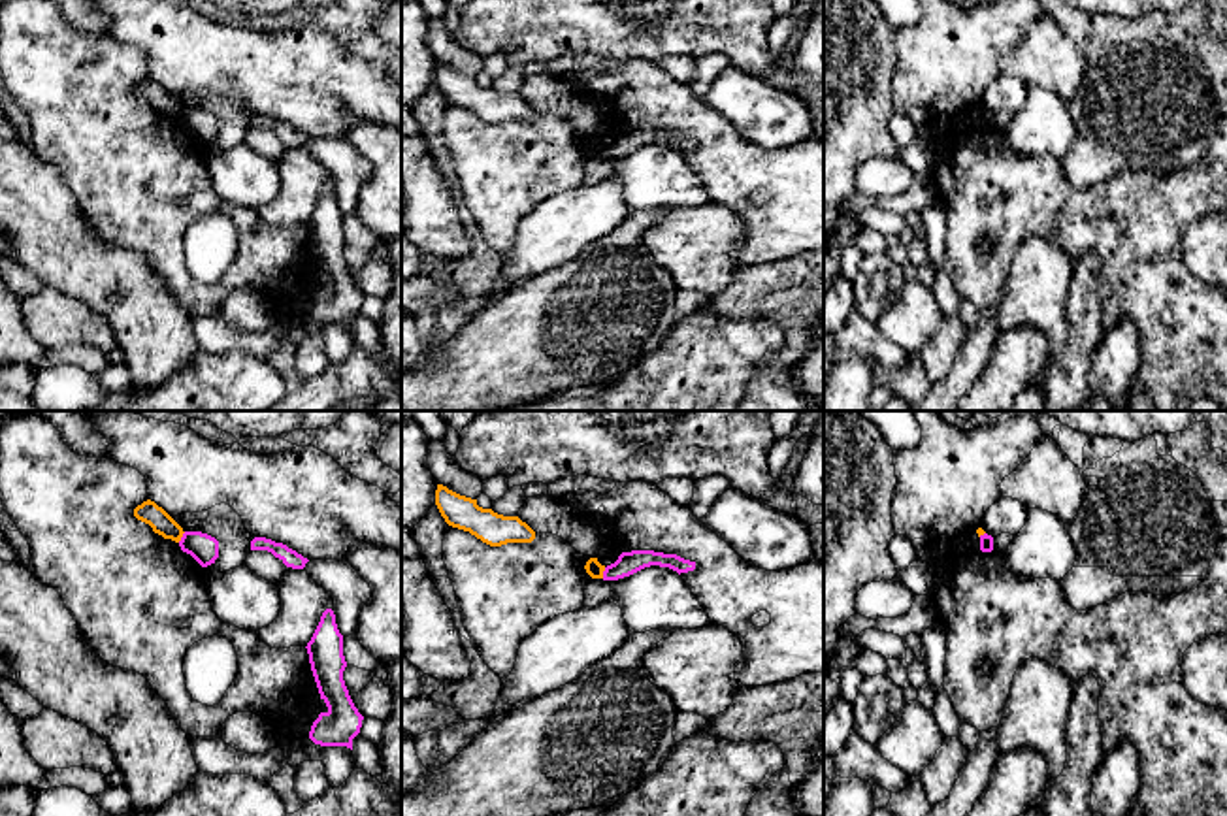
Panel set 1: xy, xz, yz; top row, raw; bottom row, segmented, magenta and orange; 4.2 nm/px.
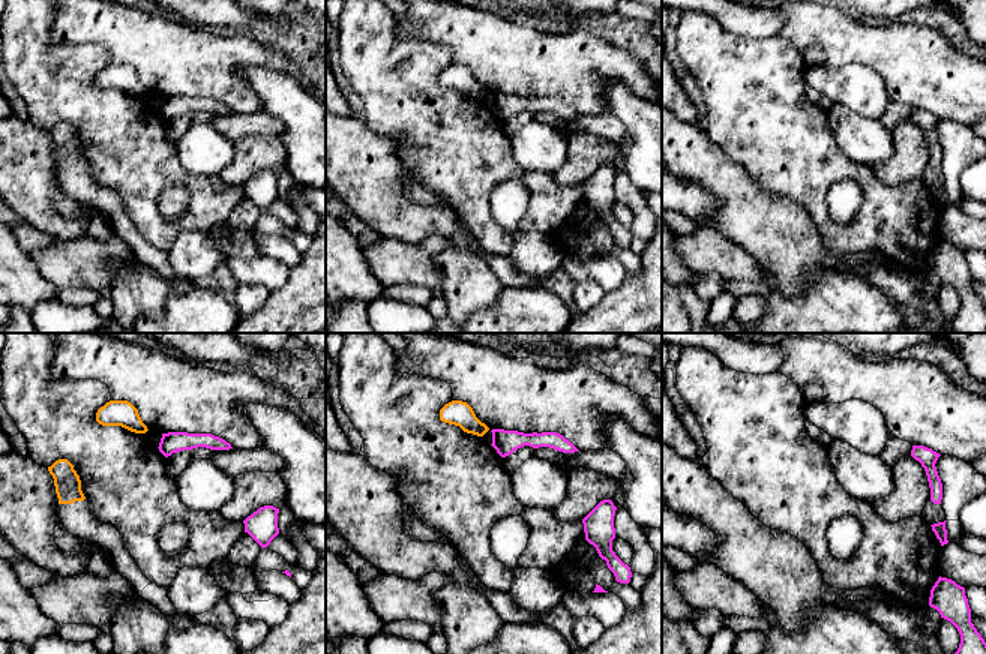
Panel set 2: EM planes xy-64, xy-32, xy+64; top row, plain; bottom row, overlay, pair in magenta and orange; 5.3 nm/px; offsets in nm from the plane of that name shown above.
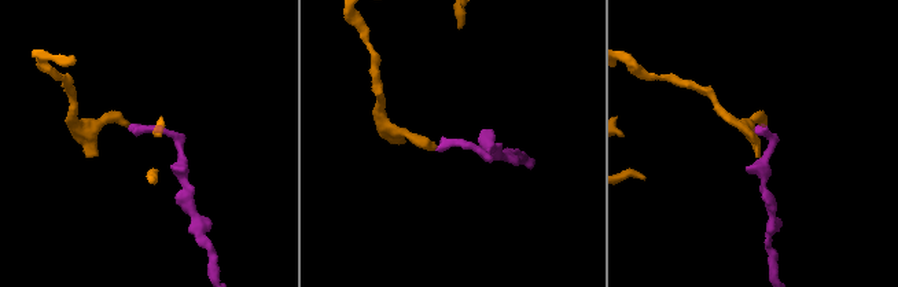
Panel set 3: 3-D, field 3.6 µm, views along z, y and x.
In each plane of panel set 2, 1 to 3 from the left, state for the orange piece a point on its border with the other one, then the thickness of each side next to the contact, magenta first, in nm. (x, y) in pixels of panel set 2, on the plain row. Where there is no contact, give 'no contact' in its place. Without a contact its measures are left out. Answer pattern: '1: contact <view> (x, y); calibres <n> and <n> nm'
1: no contact
2: no contact
3: no contact

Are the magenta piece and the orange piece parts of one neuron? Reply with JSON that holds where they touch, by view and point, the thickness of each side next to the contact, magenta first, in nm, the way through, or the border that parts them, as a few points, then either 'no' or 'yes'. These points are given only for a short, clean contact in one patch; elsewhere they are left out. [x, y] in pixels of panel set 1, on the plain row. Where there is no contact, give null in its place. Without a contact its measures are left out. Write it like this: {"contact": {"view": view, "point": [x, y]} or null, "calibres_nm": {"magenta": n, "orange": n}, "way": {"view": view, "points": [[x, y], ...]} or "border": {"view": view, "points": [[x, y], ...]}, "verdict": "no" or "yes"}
{"contact": {"view": "xy", "point": [181, 115]}, "calibres_nm": {"magenta": 120, "orange": 90}, "border": {"view": "xy", "points": [[185, 110], [178, 119]]}, "verdict": "no"}

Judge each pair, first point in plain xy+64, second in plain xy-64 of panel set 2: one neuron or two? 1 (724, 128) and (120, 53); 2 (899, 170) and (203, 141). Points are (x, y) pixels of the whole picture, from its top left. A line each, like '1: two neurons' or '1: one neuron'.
1: two neurons
2: two neurons

